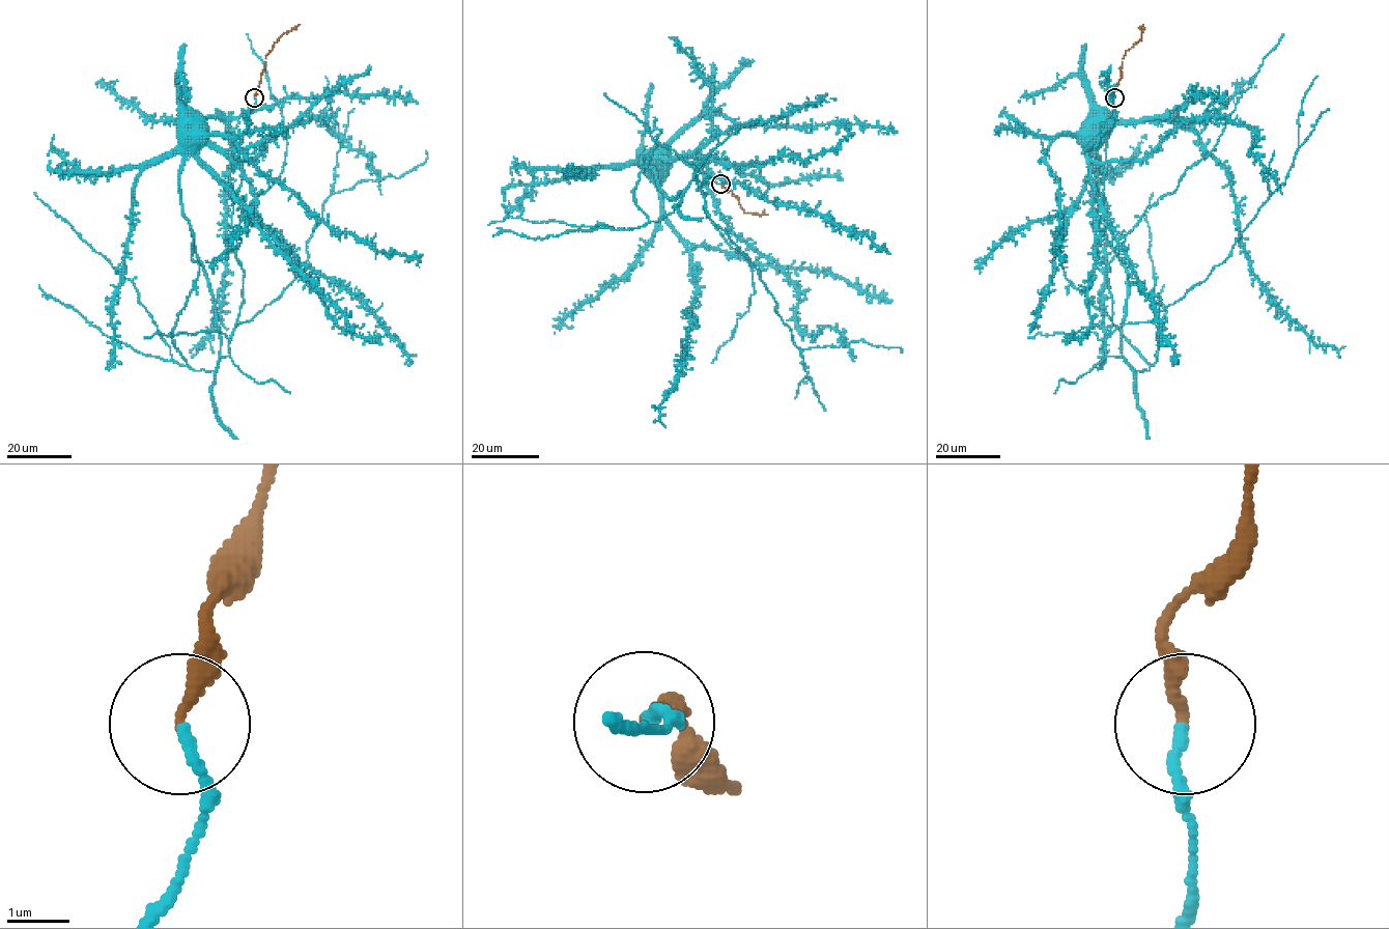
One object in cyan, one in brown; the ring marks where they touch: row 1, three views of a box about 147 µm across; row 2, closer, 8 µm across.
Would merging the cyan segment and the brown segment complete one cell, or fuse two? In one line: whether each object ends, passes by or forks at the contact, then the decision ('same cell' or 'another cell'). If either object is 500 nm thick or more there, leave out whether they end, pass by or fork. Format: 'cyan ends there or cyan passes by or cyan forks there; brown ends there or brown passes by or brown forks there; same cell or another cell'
cyan ends there; brown ends there; same cell

